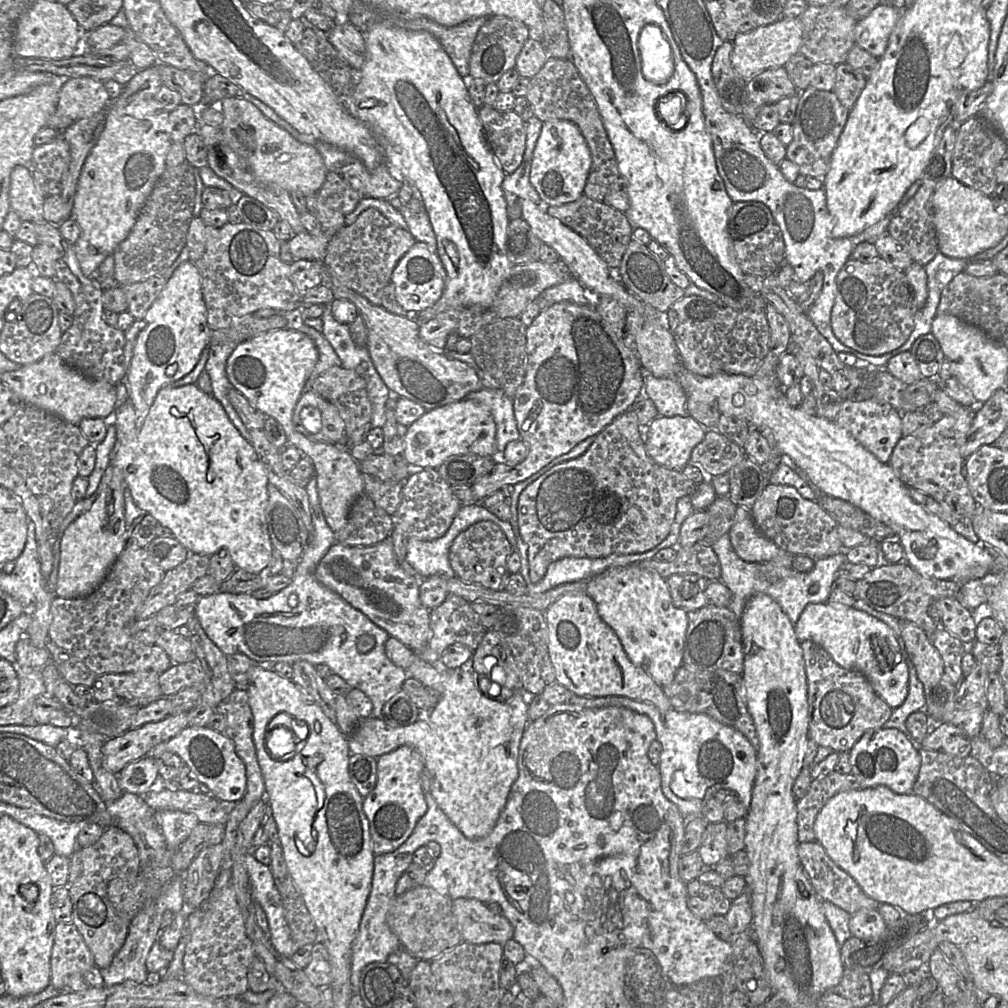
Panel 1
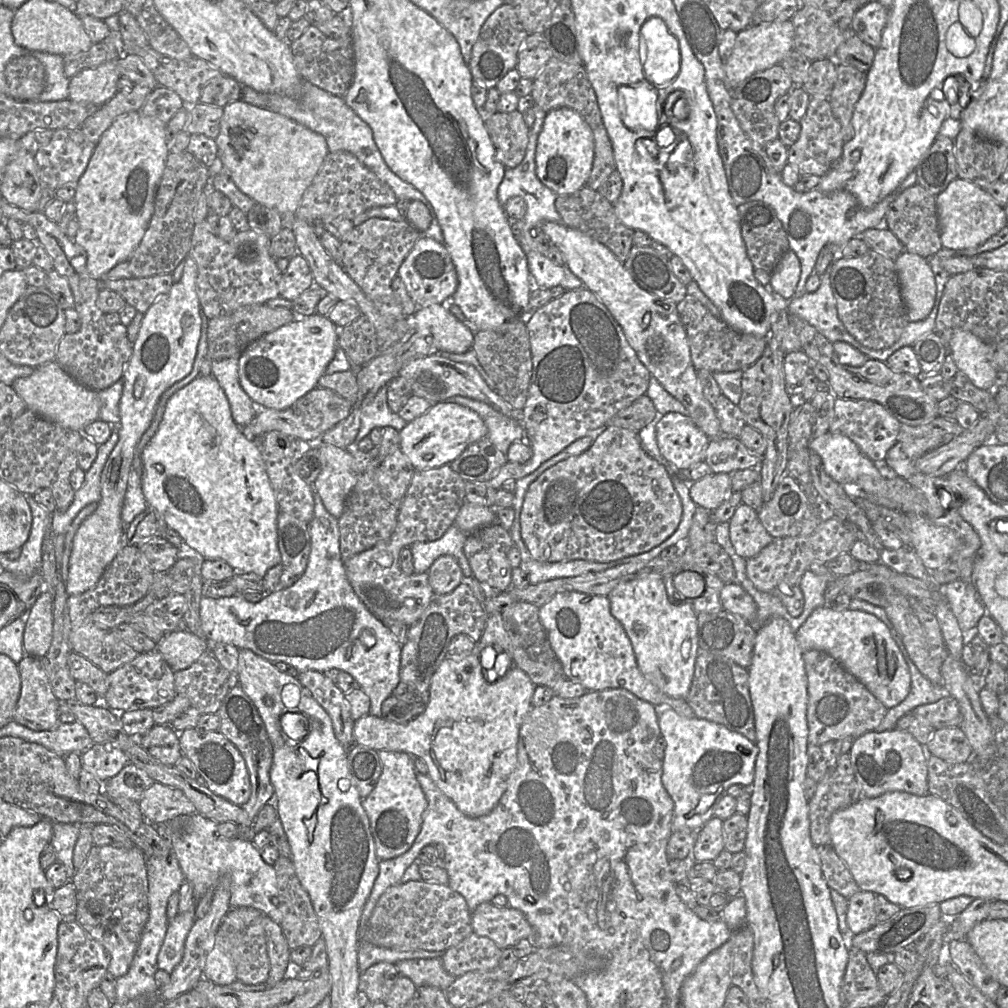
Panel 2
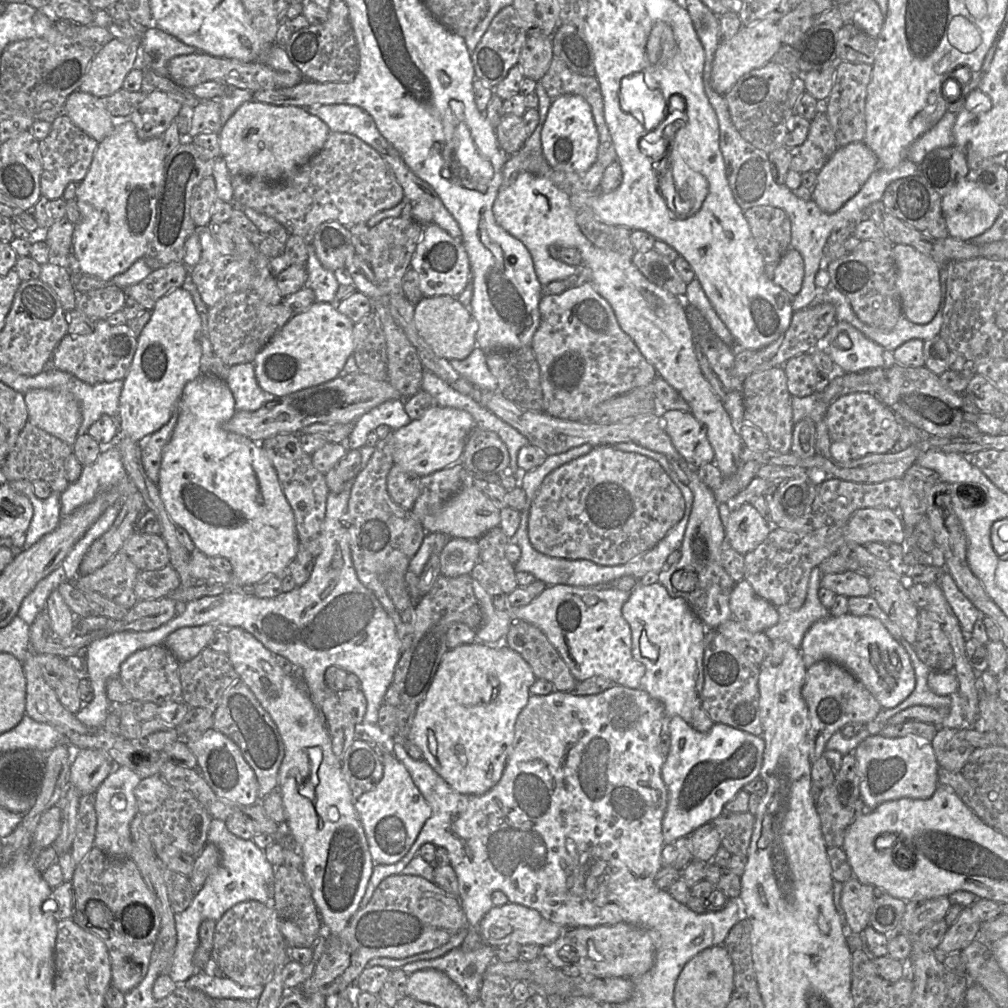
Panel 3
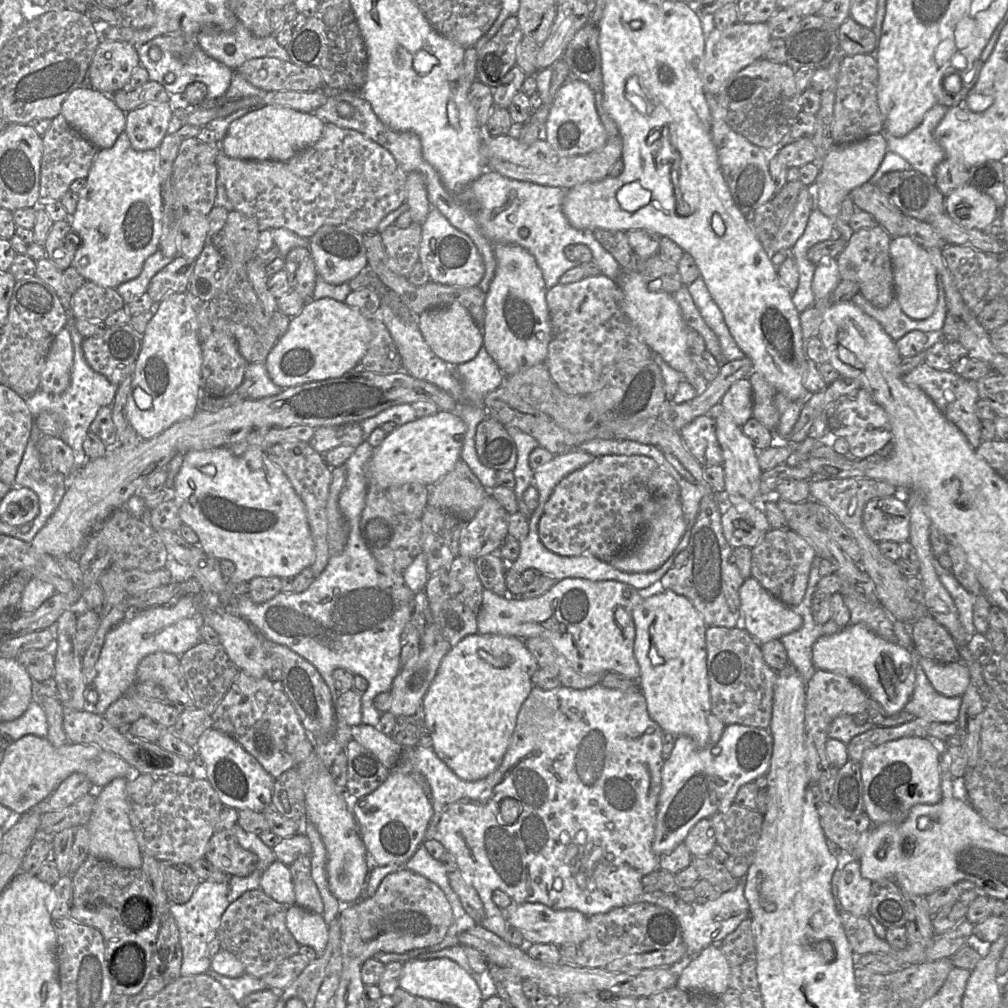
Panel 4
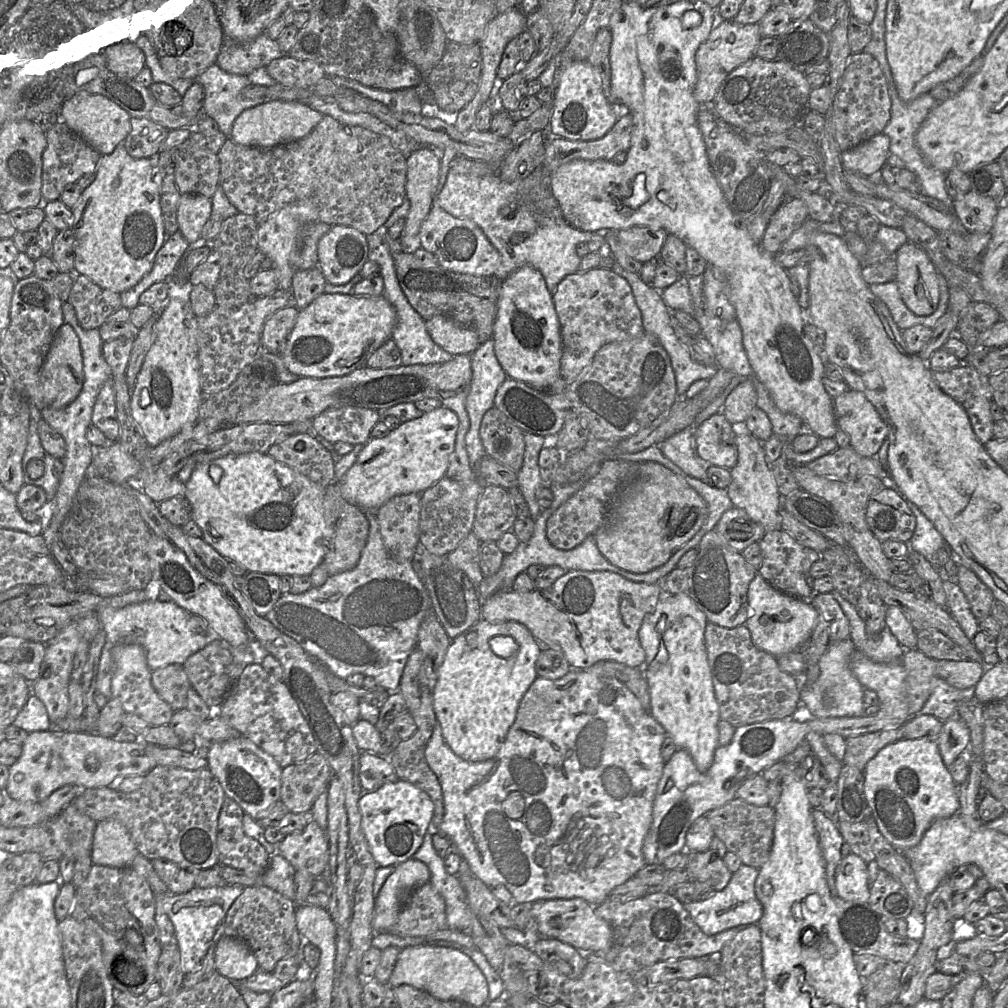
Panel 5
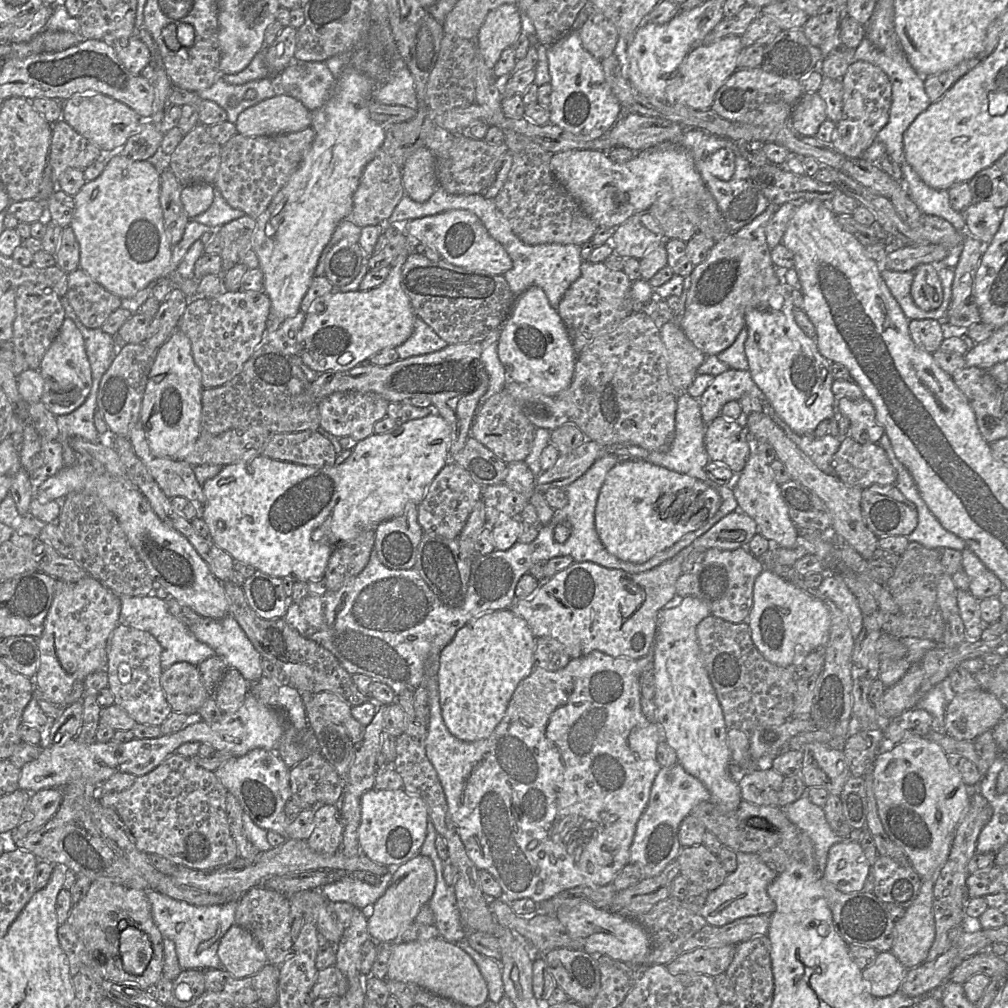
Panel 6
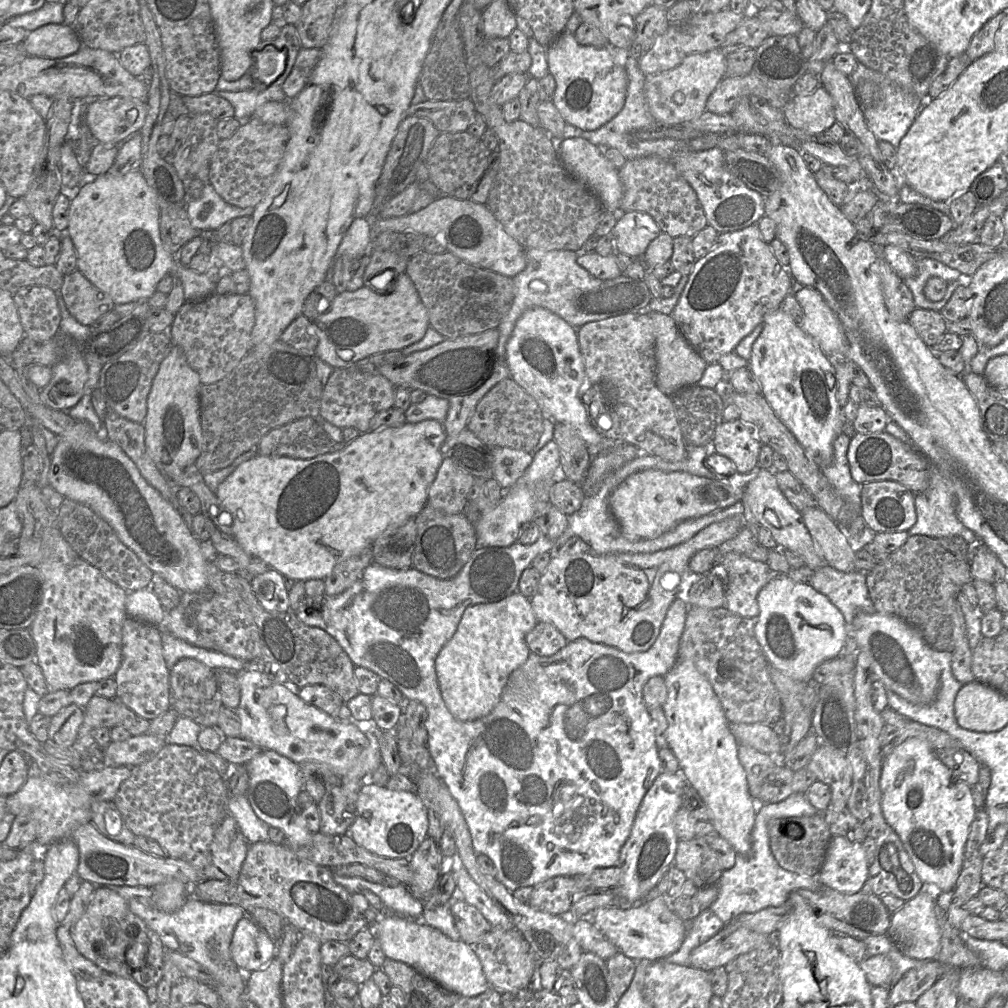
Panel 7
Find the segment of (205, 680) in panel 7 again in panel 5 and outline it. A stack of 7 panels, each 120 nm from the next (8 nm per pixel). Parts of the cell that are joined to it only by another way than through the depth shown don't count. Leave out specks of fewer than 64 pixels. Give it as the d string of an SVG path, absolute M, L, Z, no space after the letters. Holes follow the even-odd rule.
M170 664L152 671L151 682L174 711L186 709L187 693L192 686L183 665Z

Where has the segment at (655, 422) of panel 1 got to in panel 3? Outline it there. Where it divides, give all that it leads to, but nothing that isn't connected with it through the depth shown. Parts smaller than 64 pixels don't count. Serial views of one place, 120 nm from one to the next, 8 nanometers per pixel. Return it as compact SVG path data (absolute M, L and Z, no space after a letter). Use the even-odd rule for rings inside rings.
M668 410L661 420L673 446L689 464L699 467L714 462L706 428L690 412Z

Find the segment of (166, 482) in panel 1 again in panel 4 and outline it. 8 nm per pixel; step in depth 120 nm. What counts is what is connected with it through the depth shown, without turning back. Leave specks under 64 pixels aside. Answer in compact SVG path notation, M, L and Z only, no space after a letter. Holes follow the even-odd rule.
M217 447L217 448L212 448L212 449L207 449L207 450L199 450L199 451L194 450L194 451L189 451L189 452L185 453L181 468L175 477L173 492L171 493L169 498L173 498L173 500L175 501L175 503L178 507L179 515L180 515L180 518L181 518L183 524L190 526L195 531L195 533L198 535L199 546L203 549L203 551L207 555L209 555L210 557L216 558L218 560L223 560L223 559L230 560L235 564L235 567L236 567L235 572L233 573L233 575L229 579L227 579L228 580L228 586L232 589L232 594L233 594L233 587L235 587L237 584L239 584L241 582L248 582L249 583L250 580L252 580L253 578L258 577L258 576L279 577L279 578L295 577L303 569L305 569L307 567L311 567L311 565L313 564L313 562L315 560L315 545L314 545L314 541L313 541L311 531L309 528L309 524L307 521L307 516L306 516L306 511L305 511L304 505L303 505L302 501L300 500L300 498L295 493L290 481L288 480L288 478L284 474L284 472L276 464L274 464L270 460L270 458L268 457L267 453L260 448L250 447L249 449L244 451L241 455L234 455L229 447Z

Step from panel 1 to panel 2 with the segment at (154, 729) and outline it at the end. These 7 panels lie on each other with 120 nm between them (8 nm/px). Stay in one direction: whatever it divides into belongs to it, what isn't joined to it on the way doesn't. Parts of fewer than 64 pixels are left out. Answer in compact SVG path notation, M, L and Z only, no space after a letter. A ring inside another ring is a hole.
M93 743L81 753L84 769L89 770L100 781L116 776L129 763L128 756L112 744Z

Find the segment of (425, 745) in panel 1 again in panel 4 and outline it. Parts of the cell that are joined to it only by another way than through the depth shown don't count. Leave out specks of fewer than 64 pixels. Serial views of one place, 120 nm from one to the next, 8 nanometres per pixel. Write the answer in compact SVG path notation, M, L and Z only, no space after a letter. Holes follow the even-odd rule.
M468 635L445 655L421 710L431 746L458 778L478 782L498 768L538 667L524 640L515 636Z

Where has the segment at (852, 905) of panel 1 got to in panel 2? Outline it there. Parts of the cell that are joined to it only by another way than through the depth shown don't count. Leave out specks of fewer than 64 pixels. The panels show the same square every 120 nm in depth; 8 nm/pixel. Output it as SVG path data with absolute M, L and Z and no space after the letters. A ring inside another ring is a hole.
M820 845L816 847L821 861L823 877L830 889L849 899L860 889L845 862L838 856L833 846Z

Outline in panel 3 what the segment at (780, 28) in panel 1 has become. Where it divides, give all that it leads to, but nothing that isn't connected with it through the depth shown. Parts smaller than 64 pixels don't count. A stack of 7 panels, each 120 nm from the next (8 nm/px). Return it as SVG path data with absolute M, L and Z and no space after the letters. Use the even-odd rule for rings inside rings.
M758 21L752 25L742 25L731 39L719 44L714 54L711 72L713 89L718 94L725 95L744 74L770 62L782 44L781 32L775 21Z

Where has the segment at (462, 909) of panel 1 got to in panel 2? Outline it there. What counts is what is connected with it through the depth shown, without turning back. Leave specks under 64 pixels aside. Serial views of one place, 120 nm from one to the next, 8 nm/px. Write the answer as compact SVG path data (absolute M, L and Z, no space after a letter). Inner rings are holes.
M484 902L471 913L472 932L492 940L501 950L513 947L523 939L532 939L534 930L525 915L511 906L496 906L492 902Z

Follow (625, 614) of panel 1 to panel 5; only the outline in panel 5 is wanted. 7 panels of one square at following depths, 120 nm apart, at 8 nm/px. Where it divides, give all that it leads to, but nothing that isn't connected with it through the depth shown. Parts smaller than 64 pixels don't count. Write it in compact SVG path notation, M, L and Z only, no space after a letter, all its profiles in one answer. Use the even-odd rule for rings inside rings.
M678 593L675 595L670 596L663 596L660 598L654 608L654 611L650 614L647 614L641 624L639 630L639 640L640 643L645 651L645 663L646 663L646 670L642 670L644 676L647 680L649 693L650 693L650 708L649 713L650 715L663 727L667 736L672 738L678 748L686 750L690 756L692 757L696 768L705 773L711 767L714 759L714 752L718 745L718 722L720 721L720 713L719 713L719 706L715 697L711 671L708 664L707 659L707 652L705 646L705 628L708 621L706 615L699 609L699 607L694 603L694 601L683 593Z

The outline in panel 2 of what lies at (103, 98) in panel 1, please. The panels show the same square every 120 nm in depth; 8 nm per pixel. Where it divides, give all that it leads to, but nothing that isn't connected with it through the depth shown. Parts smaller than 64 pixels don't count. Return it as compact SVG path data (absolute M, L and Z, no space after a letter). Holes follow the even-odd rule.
M116 59L84 69L69 80L69 99L101 106L118 92L120 77Z

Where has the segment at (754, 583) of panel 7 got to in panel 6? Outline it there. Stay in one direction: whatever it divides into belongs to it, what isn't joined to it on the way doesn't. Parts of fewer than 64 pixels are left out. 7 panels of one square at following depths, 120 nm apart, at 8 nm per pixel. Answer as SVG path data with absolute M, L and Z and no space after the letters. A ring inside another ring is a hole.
M746 547L735 550L709 548L698 565L678 578L676 594L695 596L708 605L710 614L731 623L741 623L748 619L753 606L754 583L764 569L763 562Z

